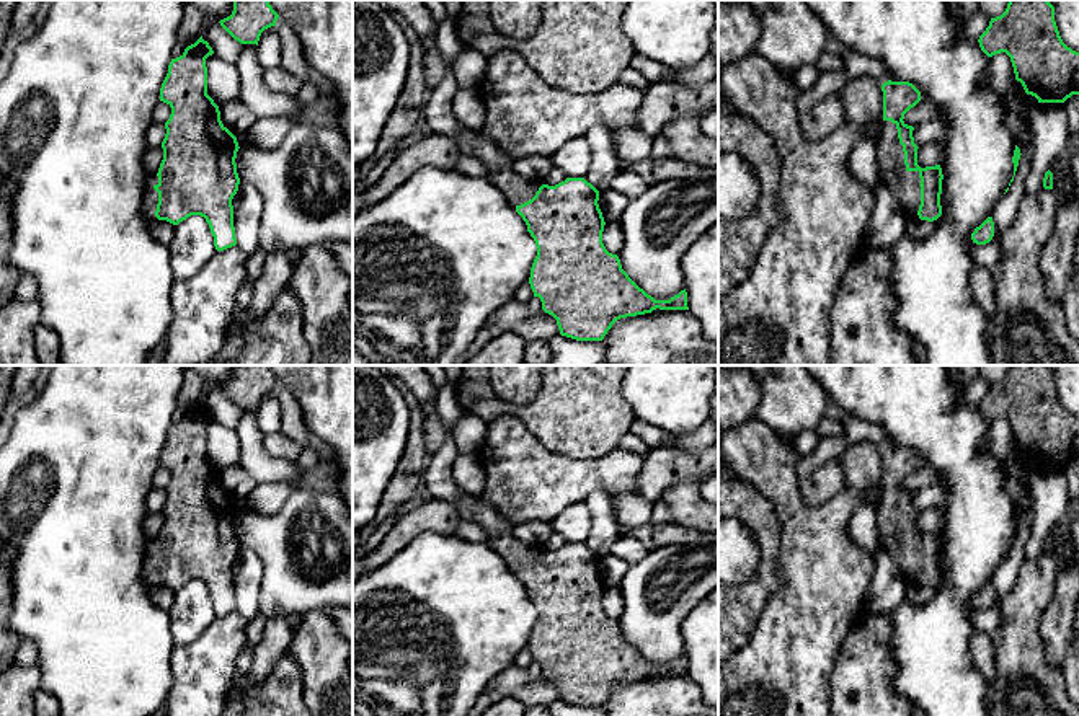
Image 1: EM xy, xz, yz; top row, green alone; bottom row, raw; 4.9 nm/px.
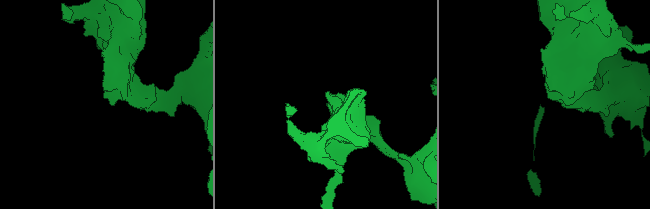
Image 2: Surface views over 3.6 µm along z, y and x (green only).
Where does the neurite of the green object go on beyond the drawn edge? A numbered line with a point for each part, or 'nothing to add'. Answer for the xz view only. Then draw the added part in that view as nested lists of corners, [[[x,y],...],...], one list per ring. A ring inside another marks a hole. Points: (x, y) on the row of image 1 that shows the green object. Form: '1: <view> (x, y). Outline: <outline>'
1: xz (518, 190). Outline: [[[457,130],[451,135],[462,155],[477,157],[488,170],[488,181],[516,207],[531,201],[539,191],[539,181],[519,176],[514,158],[500,150],[486,135],[473,130]]]

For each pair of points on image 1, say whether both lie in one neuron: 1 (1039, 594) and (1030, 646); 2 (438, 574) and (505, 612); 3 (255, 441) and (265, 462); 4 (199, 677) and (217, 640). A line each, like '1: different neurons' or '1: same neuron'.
1: same neuron
2: same neuron
3: same neuron
4: same neuron

